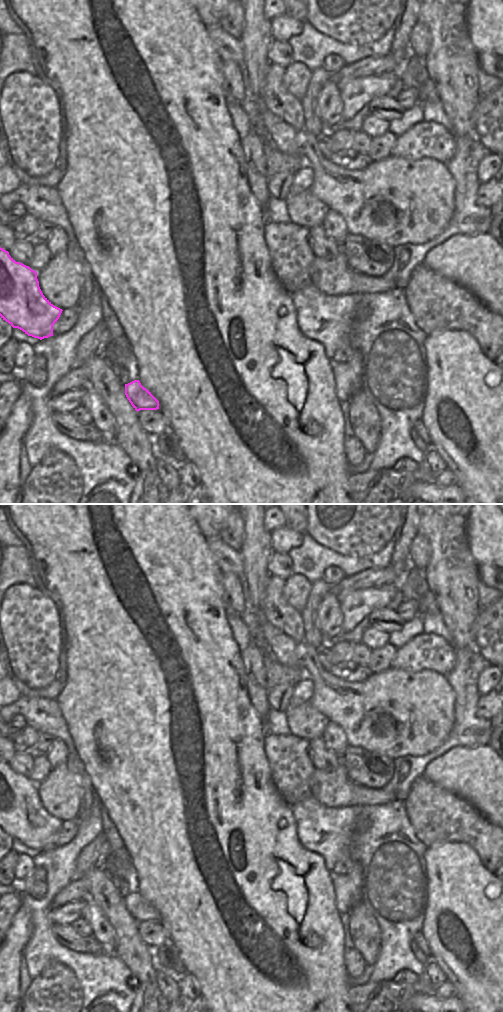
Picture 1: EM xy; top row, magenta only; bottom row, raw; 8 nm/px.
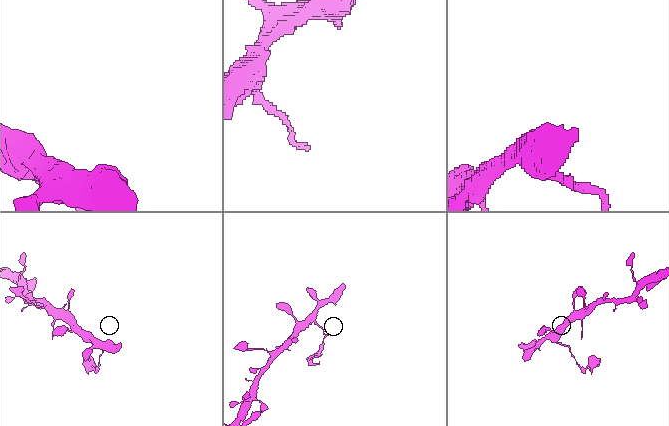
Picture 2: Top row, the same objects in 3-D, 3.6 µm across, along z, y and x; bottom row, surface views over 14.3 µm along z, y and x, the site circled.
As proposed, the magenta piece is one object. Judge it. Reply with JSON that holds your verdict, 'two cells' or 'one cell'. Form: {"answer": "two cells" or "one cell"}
{"answer": "two cells"}

